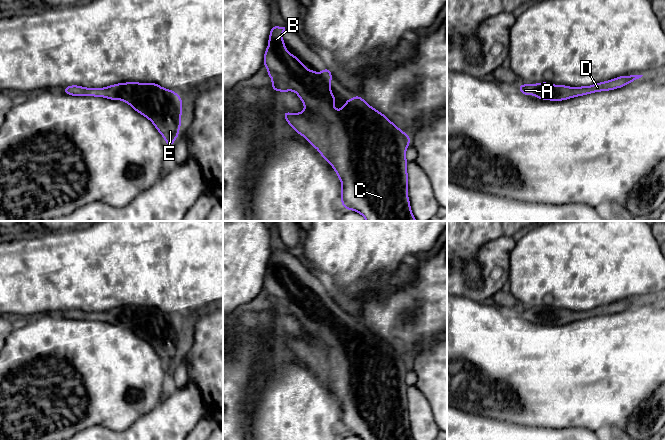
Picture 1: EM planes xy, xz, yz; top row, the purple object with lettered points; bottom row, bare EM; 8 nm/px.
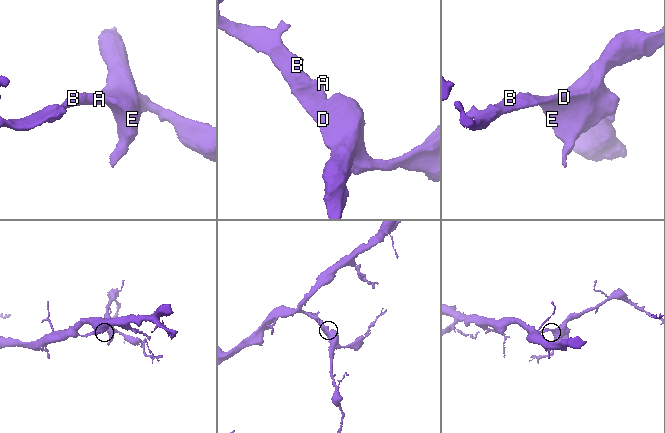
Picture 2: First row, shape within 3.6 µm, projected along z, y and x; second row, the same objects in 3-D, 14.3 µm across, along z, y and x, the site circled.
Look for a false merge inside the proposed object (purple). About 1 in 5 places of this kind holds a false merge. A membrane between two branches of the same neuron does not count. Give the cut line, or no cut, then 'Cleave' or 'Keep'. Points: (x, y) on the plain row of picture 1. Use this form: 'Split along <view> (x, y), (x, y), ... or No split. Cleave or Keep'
No split. Keep

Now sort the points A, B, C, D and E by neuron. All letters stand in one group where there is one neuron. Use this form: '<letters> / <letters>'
A B C D E

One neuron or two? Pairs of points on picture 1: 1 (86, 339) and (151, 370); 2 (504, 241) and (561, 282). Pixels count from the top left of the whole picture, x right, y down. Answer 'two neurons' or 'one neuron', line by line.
1: one neuron
2: two neurons

